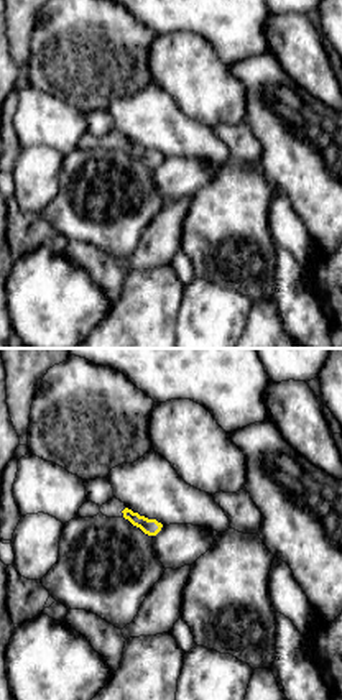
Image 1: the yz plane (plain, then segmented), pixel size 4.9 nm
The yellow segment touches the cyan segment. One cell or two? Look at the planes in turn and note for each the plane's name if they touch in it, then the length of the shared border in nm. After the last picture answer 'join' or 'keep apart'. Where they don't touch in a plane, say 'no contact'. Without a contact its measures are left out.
no contact

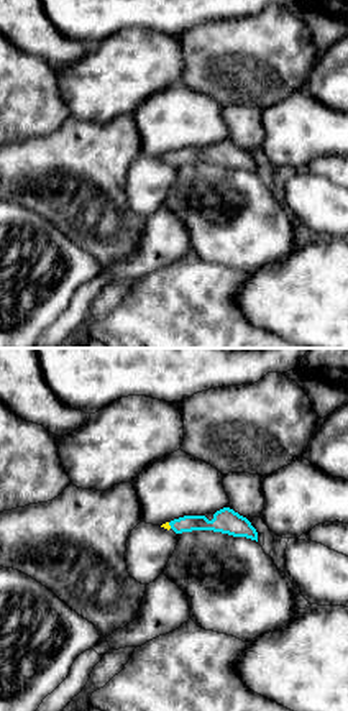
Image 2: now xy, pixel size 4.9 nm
xy | 40 nm

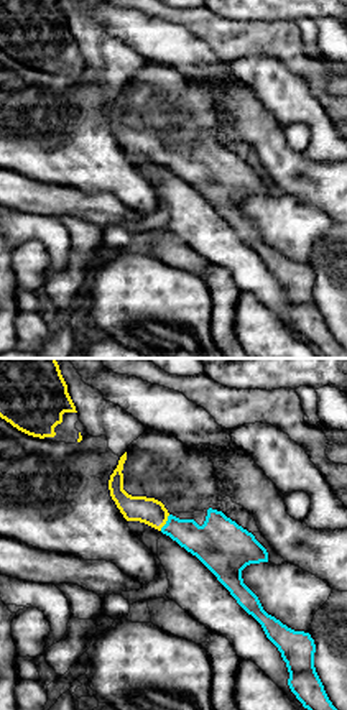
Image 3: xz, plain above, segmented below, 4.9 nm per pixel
xz | 90 nm

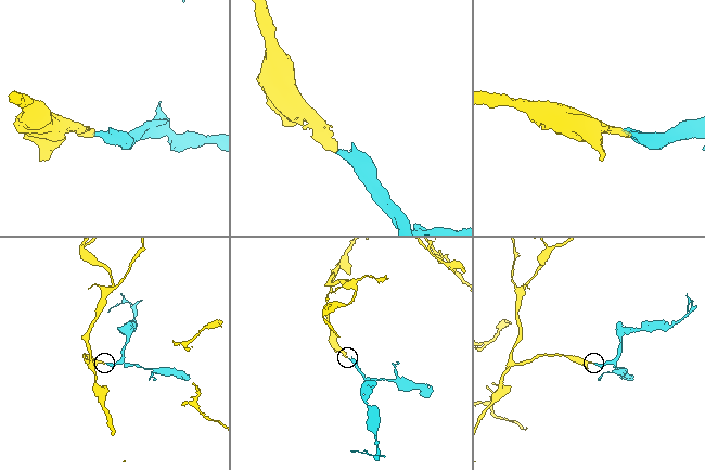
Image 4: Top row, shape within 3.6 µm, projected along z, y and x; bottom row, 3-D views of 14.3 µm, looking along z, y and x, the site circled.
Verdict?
join

